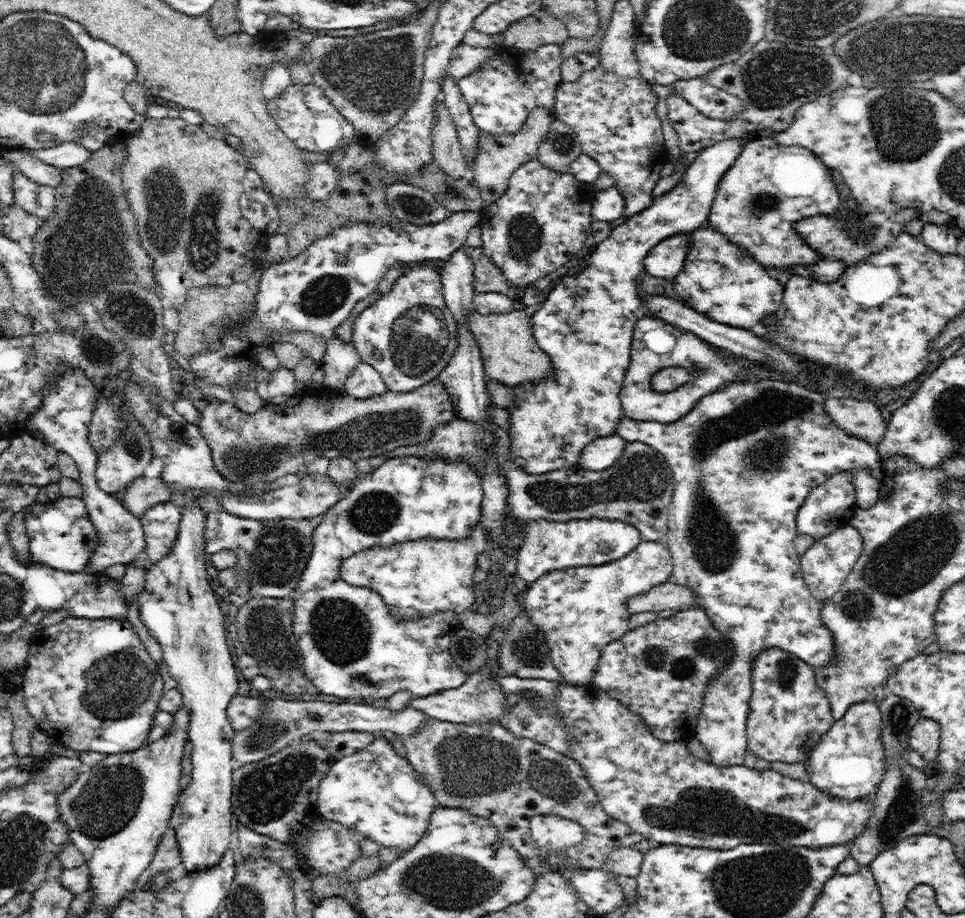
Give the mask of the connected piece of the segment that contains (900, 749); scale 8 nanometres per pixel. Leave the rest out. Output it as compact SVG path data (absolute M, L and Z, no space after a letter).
M892 694L878 705L882 715L882 745L884 746L886 772L874 798L874 810L868 818L864 832L849 843L849 854L861 866L869 865L881 852L894 848L900 840L914 835L933 834L948 838L949 825L930 828L924 818L922 797L928 776L906 761L906 750L910 748L909 732L920 718L917 708L904 698Z

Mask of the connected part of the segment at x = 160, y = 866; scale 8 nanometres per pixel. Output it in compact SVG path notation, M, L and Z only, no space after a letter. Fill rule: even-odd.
M169 826L162 835L150 866L136 878L136 886L134 888L136 890L142 889L154 875L159 872L168 872L168 870L178 866L180 862L182 862L181 852L176 840L175 830Z

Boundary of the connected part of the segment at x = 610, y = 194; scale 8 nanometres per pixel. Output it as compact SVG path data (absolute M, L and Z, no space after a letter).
M612 185L603 191L593 191L591 206L593 221L619 223L626 210L626 199L620 188Z

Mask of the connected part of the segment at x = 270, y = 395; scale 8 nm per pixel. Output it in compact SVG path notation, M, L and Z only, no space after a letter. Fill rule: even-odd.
M280 366L272 372L273 376L269 381L258 382L257 393L262 397L264 404L283 404L285 400L297 394L297 380L293 370Z

